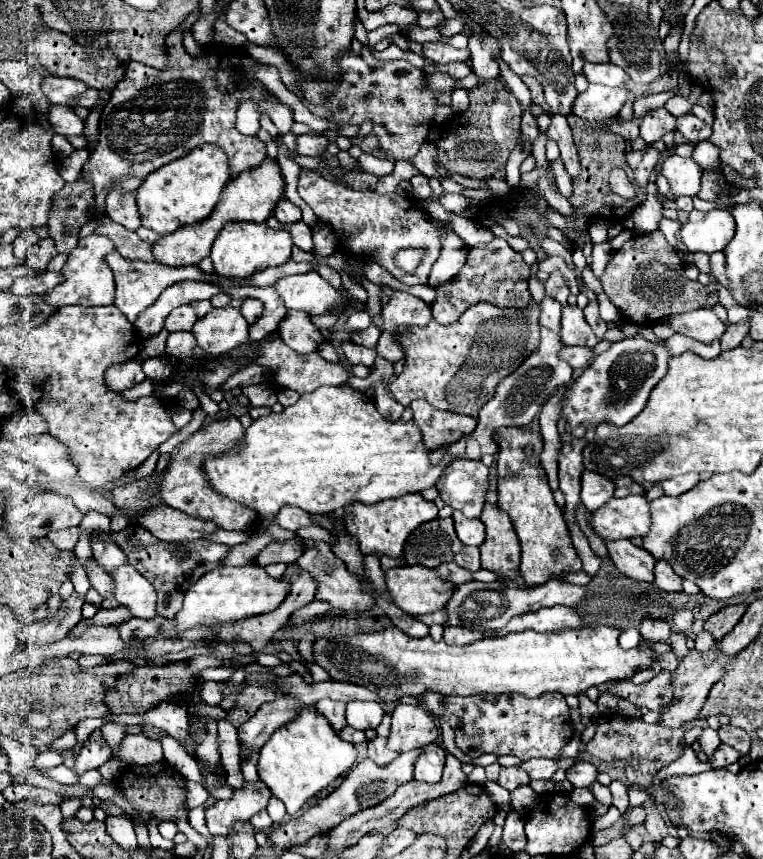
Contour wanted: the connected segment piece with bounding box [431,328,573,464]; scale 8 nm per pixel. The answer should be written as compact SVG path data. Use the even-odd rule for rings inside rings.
M541 328L541 342L539 348L527 356L527 360L507 378L503 378L497 384L497 392L493 396L491 402L485 404L485 408L481 408L479 416L477 416L477 428L463 436L459 442L451 444L449 448L441 448L431 452L431 464L441 464L445 454L451 454L451 458L469 458L469 460L481 460L481 456L485 454L497 454L497 444L493 440L493 434L497 428L501 426L527 426L531 424L531 420L539 414L539 408L549 400L549 396L553 396L559 388L559 384L567 384L573 376L573 368L559 358L559 350L563 348L559 334L551 332L549 328Z

